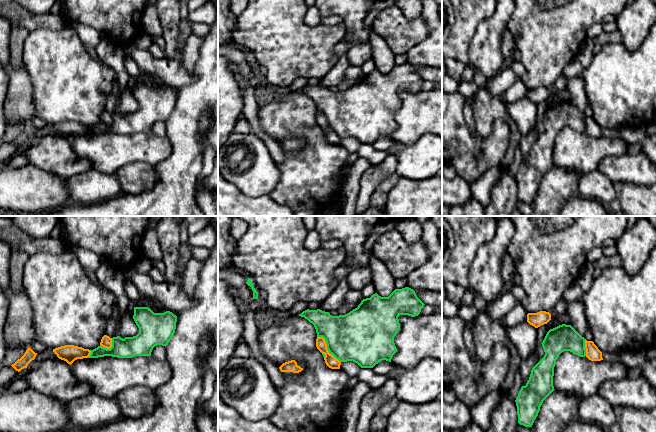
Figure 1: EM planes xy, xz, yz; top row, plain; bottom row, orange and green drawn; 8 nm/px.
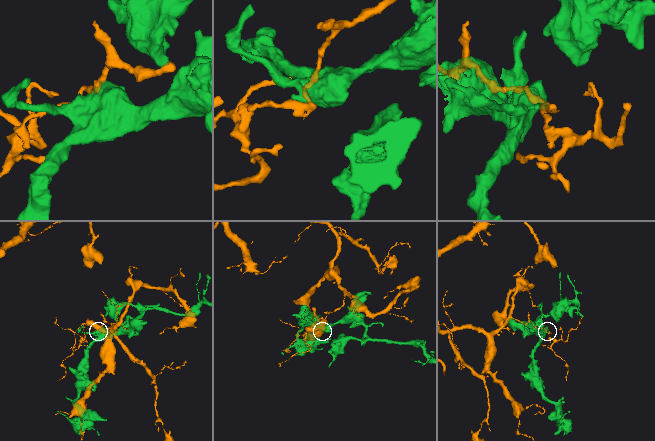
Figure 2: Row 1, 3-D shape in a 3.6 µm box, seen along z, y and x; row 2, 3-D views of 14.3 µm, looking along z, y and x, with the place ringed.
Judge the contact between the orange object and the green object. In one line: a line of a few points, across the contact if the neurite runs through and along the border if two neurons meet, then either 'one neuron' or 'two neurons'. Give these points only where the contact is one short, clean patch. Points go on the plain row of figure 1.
line xz (317, 112), (321, 112), (324, 115), (327, 126), (340, 138); two neurons

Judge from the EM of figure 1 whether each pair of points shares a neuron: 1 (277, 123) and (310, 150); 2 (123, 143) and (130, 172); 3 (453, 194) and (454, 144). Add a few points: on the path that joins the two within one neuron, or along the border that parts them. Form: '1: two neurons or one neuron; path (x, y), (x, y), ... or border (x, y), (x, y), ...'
1: one neuron; path (287, 123), (290, 123), (307, 140)
2: two neurons; border (151, 165), (131, 162), (123, 165), (114, 173)
3: two neurons; border (457, 174), (469, 182)

